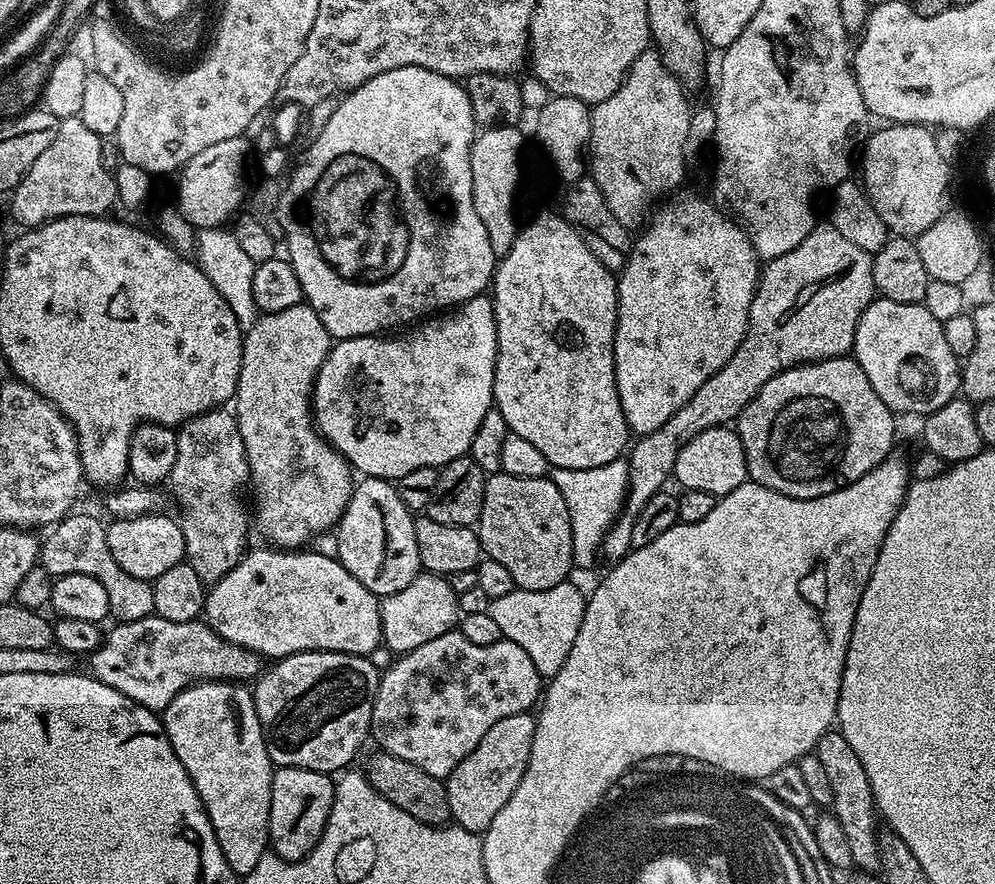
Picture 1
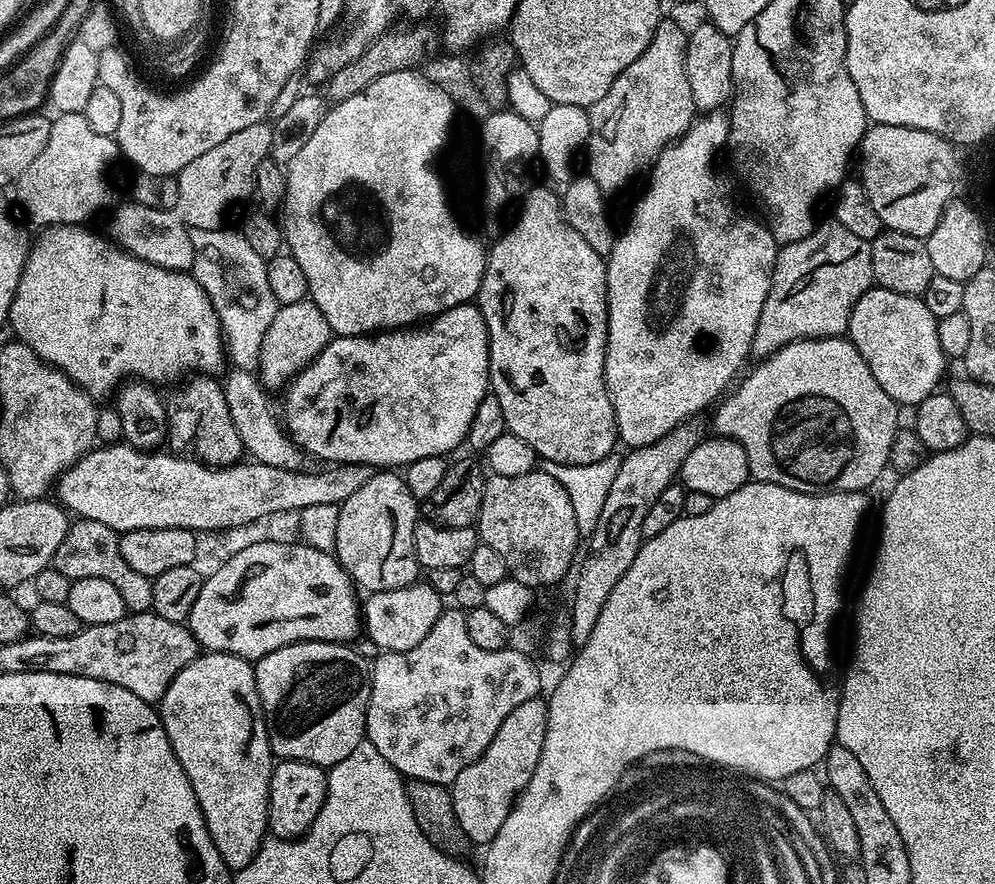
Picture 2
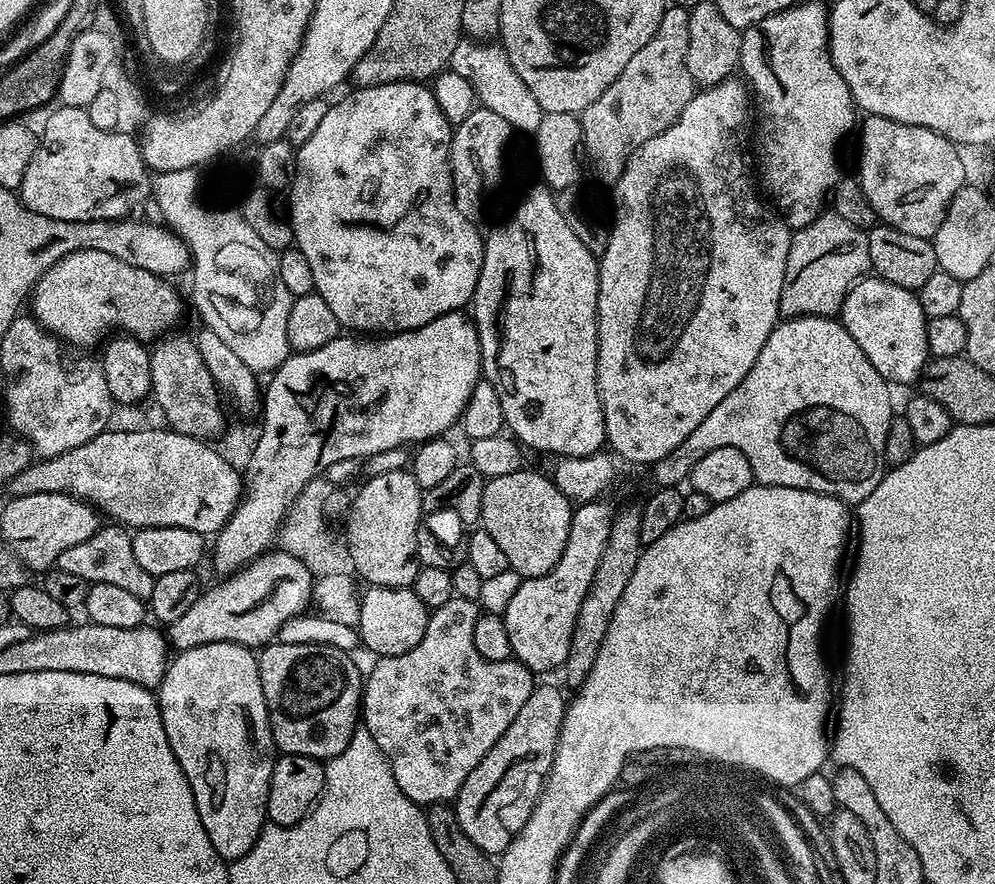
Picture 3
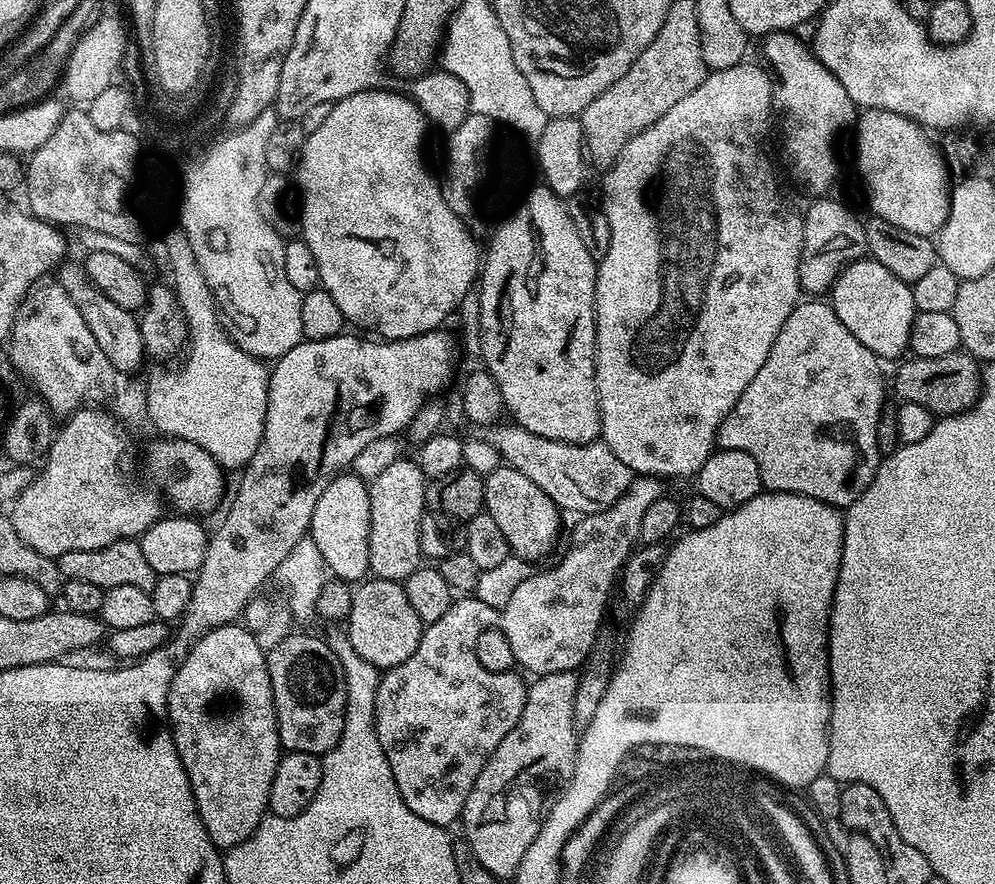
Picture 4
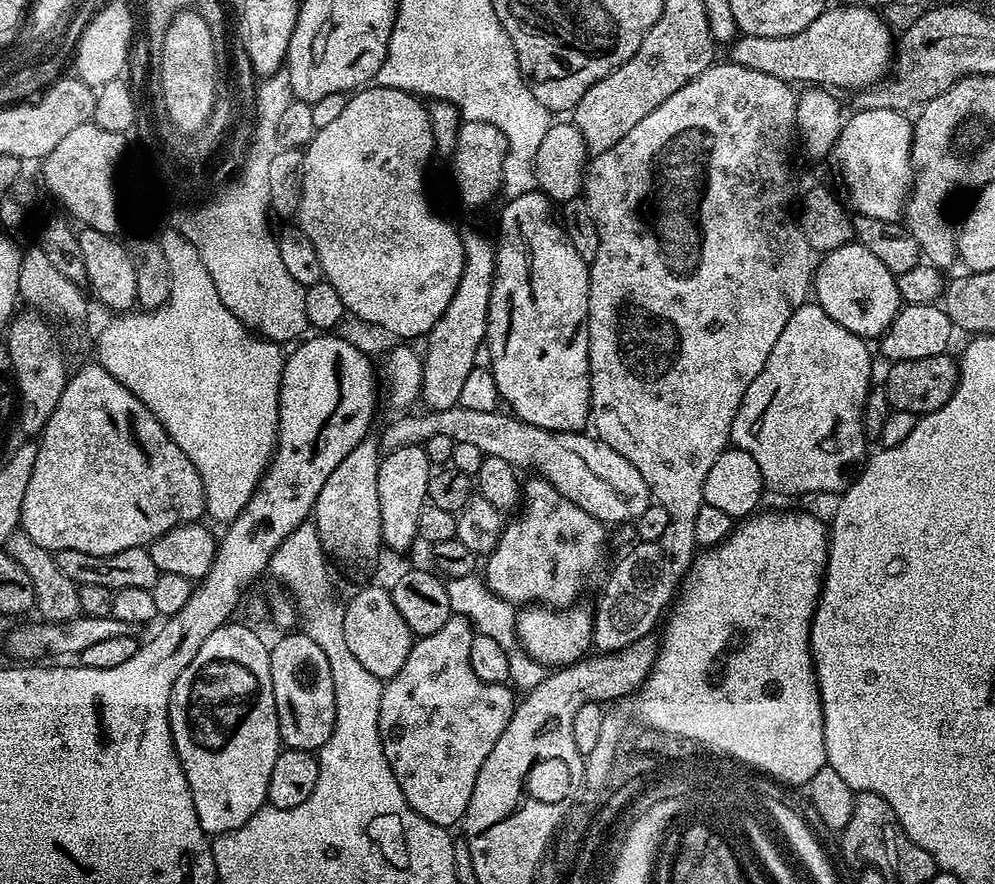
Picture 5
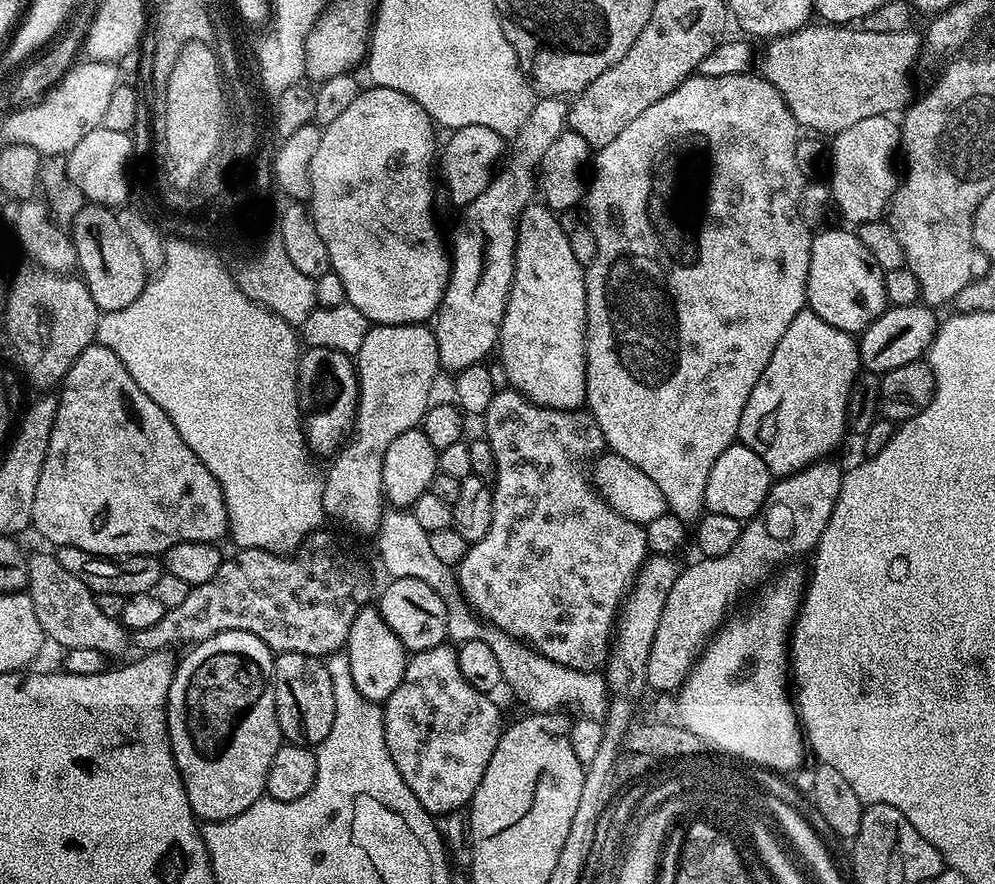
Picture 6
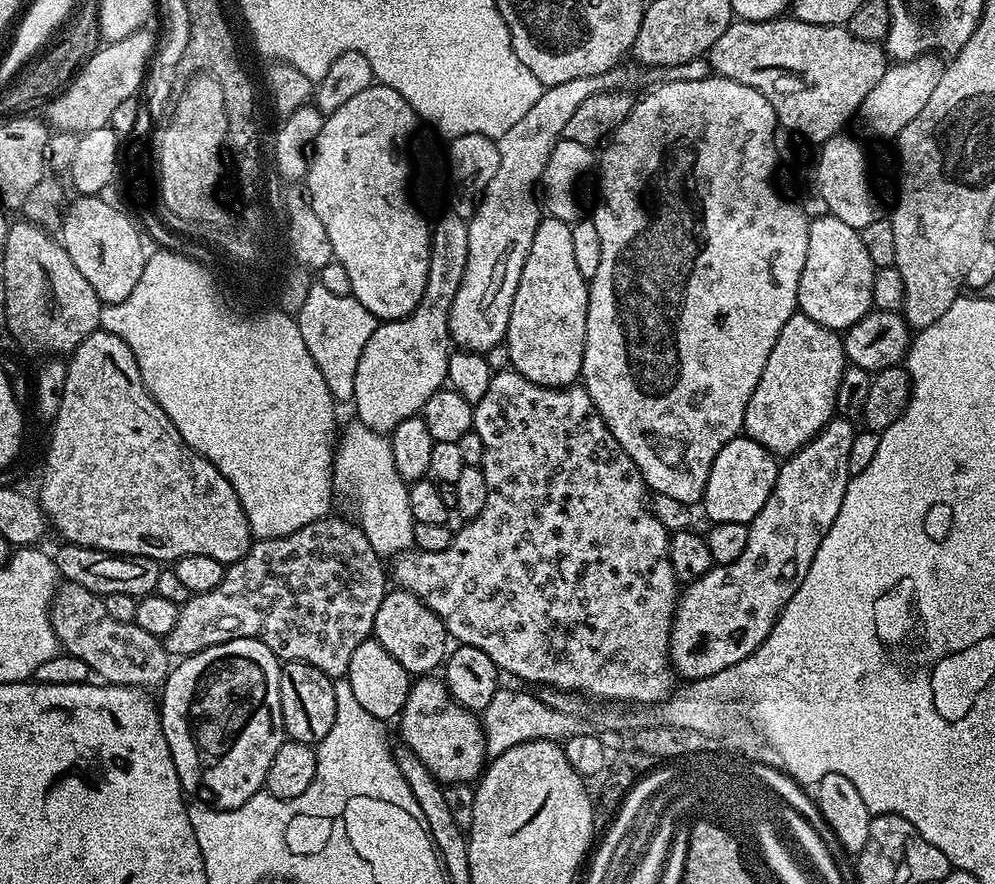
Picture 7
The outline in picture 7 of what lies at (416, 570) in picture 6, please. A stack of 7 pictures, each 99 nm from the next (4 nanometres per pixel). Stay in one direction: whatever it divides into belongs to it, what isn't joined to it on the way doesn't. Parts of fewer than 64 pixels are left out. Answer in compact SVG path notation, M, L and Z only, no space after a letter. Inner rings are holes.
M352 422L344 437L338 440L334 456L335 475L352 476L358 504L356 512L360 515L358 523L366 538L370 538L370 546L374 546L381 558L395 558L407 553L415 545L409 485L401 479L394 466L391 439L383 432L375 432L364 424Z

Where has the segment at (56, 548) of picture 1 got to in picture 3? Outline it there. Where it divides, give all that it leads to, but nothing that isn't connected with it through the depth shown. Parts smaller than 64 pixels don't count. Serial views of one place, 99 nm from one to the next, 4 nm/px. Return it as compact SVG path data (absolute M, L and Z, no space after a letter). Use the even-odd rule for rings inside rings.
M115 522L105 523L86 542L78 542L78 546L70 546L70 550L58 554L55 567L75 577L88 581L89 585L110 582L110 586L118 586L134 598L147 602L150 593L154 591L156 577L147 572L134 558L134 546L127 527Z

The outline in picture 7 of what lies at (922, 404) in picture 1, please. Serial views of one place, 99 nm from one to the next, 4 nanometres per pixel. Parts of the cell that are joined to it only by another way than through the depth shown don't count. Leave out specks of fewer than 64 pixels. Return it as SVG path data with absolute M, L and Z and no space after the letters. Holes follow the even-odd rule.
M834 215L818 216L809 223L808 237L810 246L806 250L806 266L802 270L802 278L798 282L798 308L806 313L814 322L833 330L847 330L857 324L864 315L873 311L872 286L876 281L878 266L872 260L861 229L846 226Z

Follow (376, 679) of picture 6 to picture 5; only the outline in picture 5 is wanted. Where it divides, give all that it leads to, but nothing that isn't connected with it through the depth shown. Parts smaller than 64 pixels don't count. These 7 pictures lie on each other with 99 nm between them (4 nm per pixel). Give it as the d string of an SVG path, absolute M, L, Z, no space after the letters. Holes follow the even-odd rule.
M387 587L364 588L361 592L354 593L352 601L344 604L342 630L346 630L346 643L350 645L354 658L358 658L358 662L362 662L362 666L366 666L366 670L370 670L370 674L374 674L385 682L394 674L398 674L398 670L402 670L402 662L406 662L406 654L410 654L414 643L410 626L406 626L402 614L398 614L398 606L394 606L394 598Z

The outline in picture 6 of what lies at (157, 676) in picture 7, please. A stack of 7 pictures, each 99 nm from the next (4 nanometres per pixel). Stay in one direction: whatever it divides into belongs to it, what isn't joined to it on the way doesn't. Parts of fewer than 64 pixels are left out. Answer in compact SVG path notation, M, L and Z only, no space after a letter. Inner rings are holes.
M36 552L28 556L26 591L34 602L38 614L38 626L49 641L61 644L61 649L98 650L106 658L124 656L130 649L130 632L119 619L106 618L98 608L97 593L92 592L70 570L62 567L49 552Z

